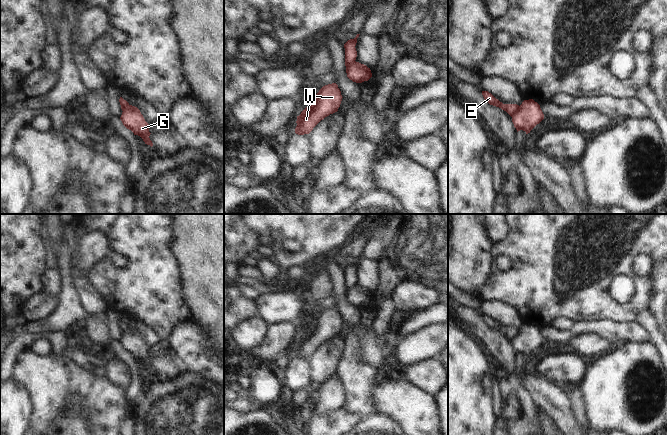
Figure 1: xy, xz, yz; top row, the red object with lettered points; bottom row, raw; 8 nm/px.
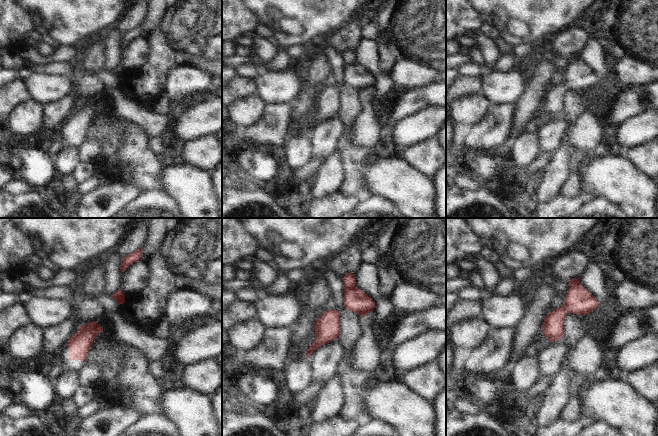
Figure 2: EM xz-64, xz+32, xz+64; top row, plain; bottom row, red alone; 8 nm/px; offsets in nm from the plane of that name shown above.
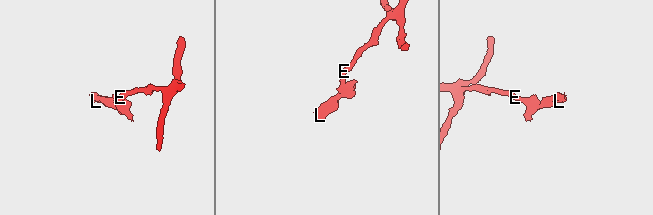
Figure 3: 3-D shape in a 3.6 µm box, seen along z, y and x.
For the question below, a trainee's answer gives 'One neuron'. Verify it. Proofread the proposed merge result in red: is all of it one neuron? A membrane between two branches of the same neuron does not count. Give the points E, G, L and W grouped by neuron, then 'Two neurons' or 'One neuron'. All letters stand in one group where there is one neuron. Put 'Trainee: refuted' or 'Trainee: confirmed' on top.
Trainee: refuted
Groups: E / G L W. Two neurons

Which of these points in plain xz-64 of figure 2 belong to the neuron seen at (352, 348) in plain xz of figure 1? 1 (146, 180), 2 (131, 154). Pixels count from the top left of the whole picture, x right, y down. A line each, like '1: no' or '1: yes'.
1: yes
2: yes

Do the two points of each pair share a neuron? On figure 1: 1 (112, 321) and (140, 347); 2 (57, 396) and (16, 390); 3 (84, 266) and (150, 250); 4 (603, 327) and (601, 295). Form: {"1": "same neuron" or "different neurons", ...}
{"1": "different neurons", "2": "different neurons", "3": "different neurons", "4": "different neurons"}

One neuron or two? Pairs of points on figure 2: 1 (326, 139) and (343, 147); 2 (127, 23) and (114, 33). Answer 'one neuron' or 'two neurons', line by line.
1: two neurons
2: two neurons

